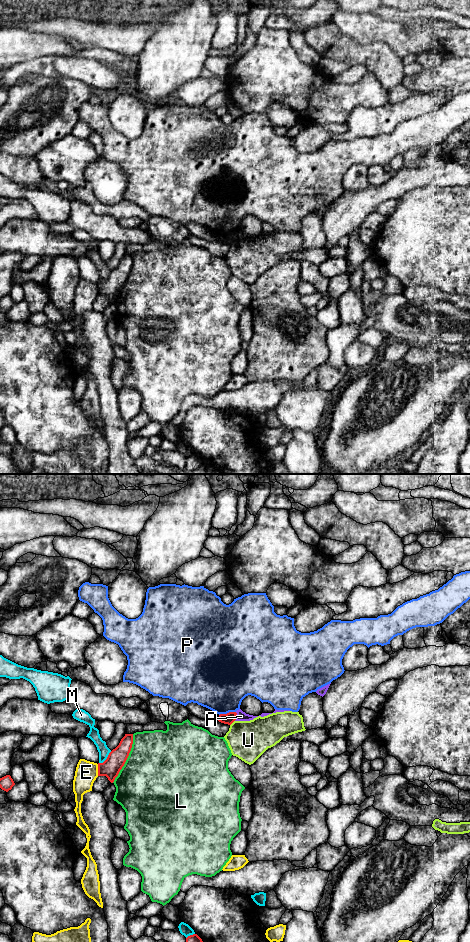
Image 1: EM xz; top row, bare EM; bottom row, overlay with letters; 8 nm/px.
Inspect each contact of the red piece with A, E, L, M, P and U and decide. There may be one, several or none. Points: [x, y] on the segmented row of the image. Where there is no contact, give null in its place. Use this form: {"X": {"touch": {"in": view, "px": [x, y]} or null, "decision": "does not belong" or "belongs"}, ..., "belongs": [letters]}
{"A": {"touch": {"in": "xz", "px": [235, 716]}, "decision": "does not belong"}, "E": {"touch": {"in": "xz", "px": [98, 770]}, "decision": "does not belong"}, "L": {"touch": {"in": "xz", "px": [127, 757]}, "decision": "does not belong"}, "M": {"touch": {"in": "xz", "px": [107, 758]}, "decision": "does not belong"}, "P": {"touch": {"in": "xz", "px": [227, 713]}, "decision": "does not belong"}, "U": {"touch": {"in": "xz", "px": [232, 722]}, "decision": "does not belong"}, "belongs": []}

